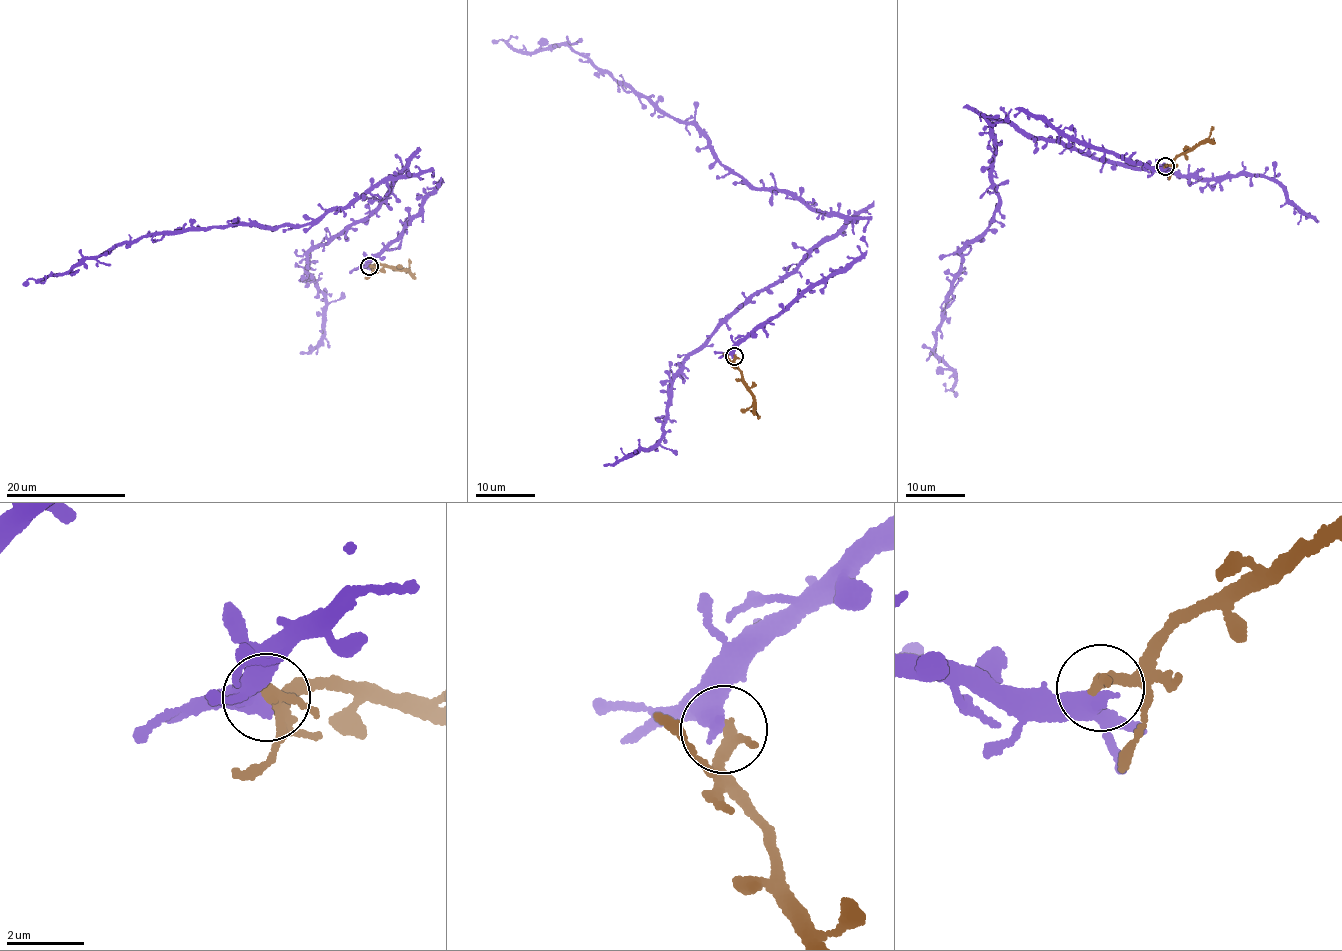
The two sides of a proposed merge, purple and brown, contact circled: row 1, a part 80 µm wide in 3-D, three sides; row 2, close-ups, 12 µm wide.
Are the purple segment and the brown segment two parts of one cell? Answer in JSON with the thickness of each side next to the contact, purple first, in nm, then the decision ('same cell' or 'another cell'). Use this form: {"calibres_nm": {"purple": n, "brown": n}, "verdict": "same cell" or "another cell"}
{"calibres_nm": {"purple": 550, "brown": 280}, "verdict": "same cell"}

